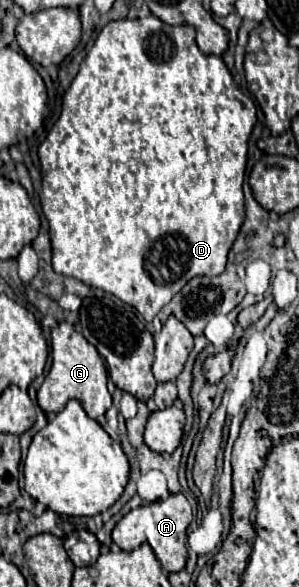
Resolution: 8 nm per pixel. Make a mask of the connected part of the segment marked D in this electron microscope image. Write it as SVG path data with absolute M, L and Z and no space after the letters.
M147 16L147 18L135 18L135 20L113 20L109 22L101 34L97 36L93 48L89 50L89 54L85 56L85 60L81 62L81 68L79 68L79 74L73 78L69 90L65 92L63 96L63 108L61 108L61 116L59 120L55 122L55 126L51 128L51 132L47 134L45 142L39 146L39 162L41 162L41 176L43 176L43 190L41 190L41 208L43 208L43 214L47 216L49 226L49 234L51 234L51 250L53 250L53 270L57 274L65 274L65 276L73 276L93 288L99 288L99 290L105 290L113 296L117 296L119 300L123 300L125 304L133 306L147 322L151 322L159 310L171 302L171 298L195 276L219 276L223 270L225 270L225 260L227 260L227 252L231 248L231 244L235 242L237 234L239 234L239 228L243 224L243 218L245 218L245 198L243 198L243 180L245 180L245 162L247 162L247 142L249 142L249 136L251 136L251 130L255 126L255 120L257 120L257 106L255 102L245 96L237 84L233 82L231 78L231 72L227 70L225 62L219 58L219 56L205 56L197 44L195 44L195 28L193 26L171 26L171 24L165 24L161 22L157 16Z

